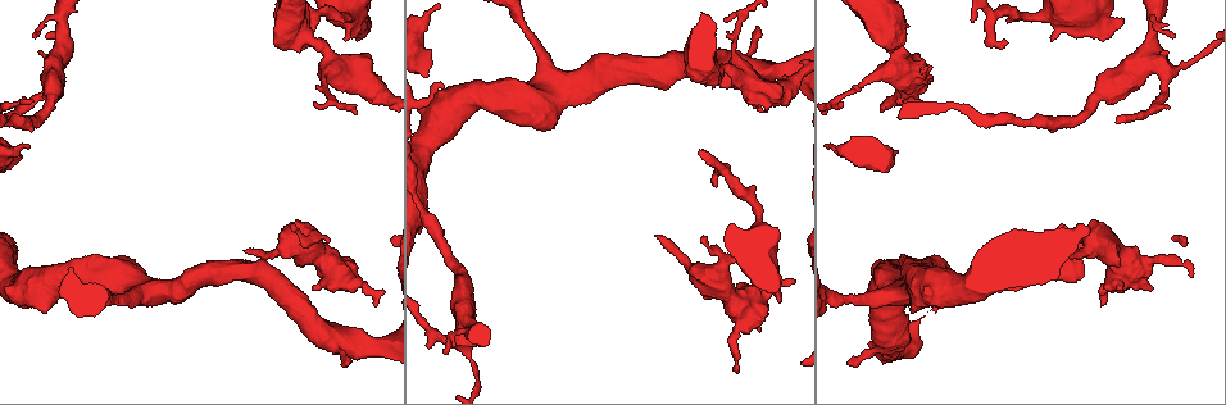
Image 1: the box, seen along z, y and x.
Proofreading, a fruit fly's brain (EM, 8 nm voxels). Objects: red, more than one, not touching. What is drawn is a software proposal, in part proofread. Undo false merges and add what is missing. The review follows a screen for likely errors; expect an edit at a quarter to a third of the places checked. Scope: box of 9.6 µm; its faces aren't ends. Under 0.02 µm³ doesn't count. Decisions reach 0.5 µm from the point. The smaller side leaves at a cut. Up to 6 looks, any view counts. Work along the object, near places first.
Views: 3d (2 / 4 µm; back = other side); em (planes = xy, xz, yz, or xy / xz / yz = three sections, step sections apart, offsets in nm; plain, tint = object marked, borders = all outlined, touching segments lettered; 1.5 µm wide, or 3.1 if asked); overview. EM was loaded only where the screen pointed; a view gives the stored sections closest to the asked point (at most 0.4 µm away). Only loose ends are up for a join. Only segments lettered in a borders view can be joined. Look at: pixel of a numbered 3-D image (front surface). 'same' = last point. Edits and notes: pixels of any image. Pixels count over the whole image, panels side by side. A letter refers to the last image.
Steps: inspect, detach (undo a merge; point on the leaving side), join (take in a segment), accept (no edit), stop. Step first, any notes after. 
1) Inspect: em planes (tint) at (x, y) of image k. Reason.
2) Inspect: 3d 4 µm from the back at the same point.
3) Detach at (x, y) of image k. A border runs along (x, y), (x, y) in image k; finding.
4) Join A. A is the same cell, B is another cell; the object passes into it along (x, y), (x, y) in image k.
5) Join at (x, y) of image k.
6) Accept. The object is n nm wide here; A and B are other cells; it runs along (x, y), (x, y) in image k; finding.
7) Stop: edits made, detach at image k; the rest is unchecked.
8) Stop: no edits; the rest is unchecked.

Inspect: em planes (borders) at (758, 26) of image 1. An open end.

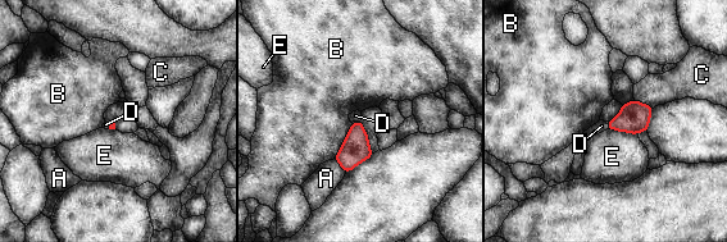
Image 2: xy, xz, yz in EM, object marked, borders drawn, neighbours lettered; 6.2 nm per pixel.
Join D. The longest contact is with B, 260 nm; D is the same cell, A, B, C and E are other cells; it goes on there.

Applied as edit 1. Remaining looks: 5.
Inspect: overview.

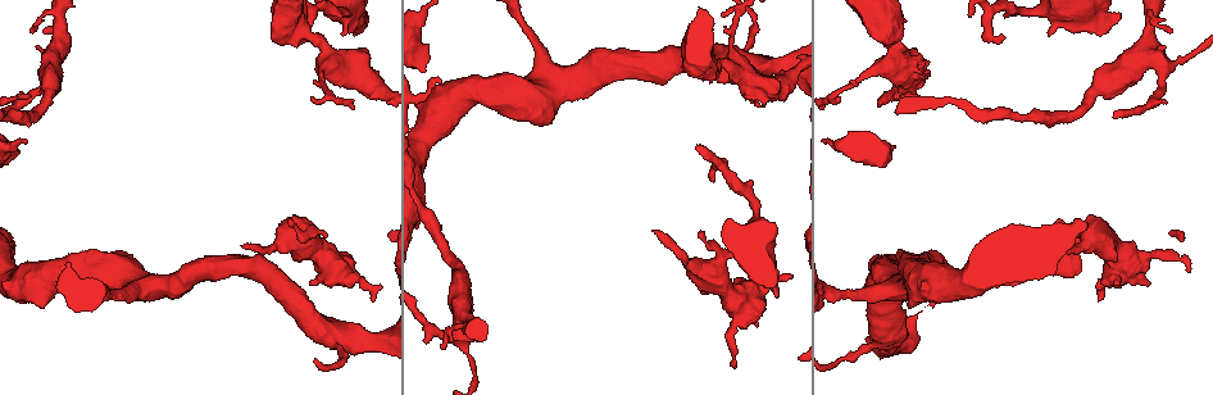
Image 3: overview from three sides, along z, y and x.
Inspect: em planes (plain) at (731, 363) of image 3. Branch stops here.

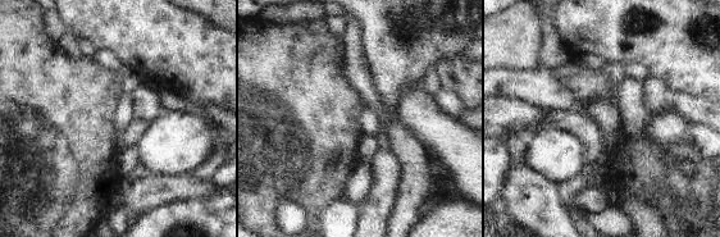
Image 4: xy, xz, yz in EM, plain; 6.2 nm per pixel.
Inspect: em planes (borders) at the same point.

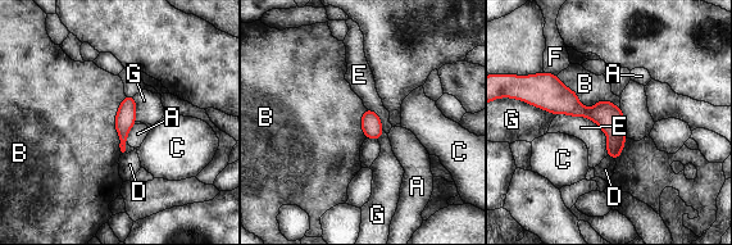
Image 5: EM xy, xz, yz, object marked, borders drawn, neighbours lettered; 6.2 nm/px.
Accept. The object is 130 nm wide here; A, B, C, D, E, F and G are other cells; it runs along (537, 95), (596, 113), (617, 153) in image 5; no lettered segment goes on from it.

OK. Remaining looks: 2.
Inspect: 3d 4 µm from the back at (442, 349) of image 3.

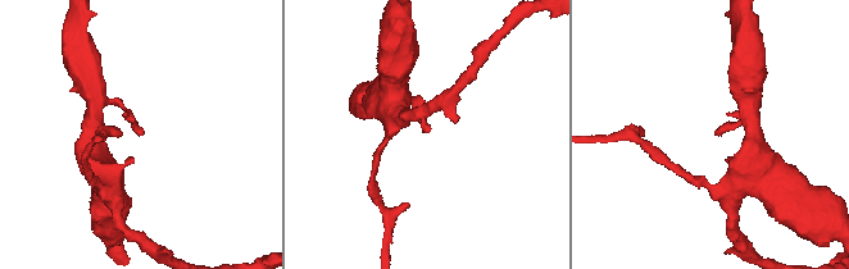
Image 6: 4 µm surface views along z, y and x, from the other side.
Inspect: em planes (borders) at (141, 134) of image 6. Now the EM.

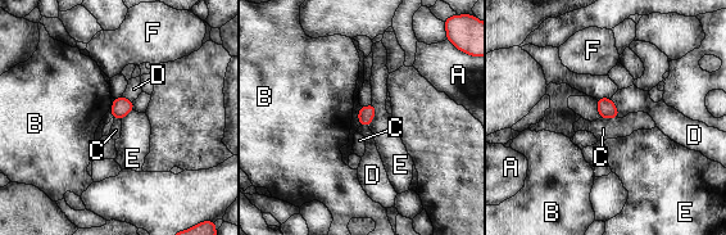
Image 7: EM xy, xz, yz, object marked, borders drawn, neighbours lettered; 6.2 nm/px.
Accept. A, B, C, D, E and F are other cells; no lettered segment goes on from it.

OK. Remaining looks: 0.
Stop: edits made, join at image 2; the rest is unchecked.

